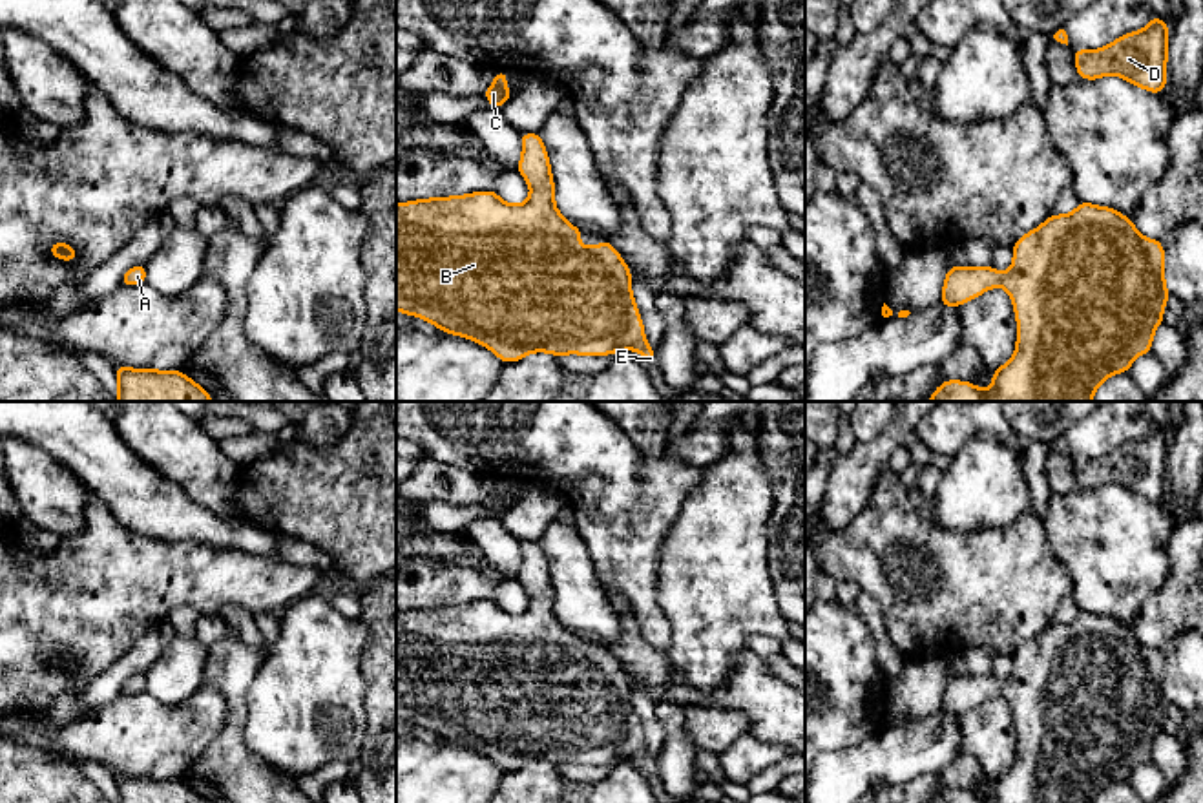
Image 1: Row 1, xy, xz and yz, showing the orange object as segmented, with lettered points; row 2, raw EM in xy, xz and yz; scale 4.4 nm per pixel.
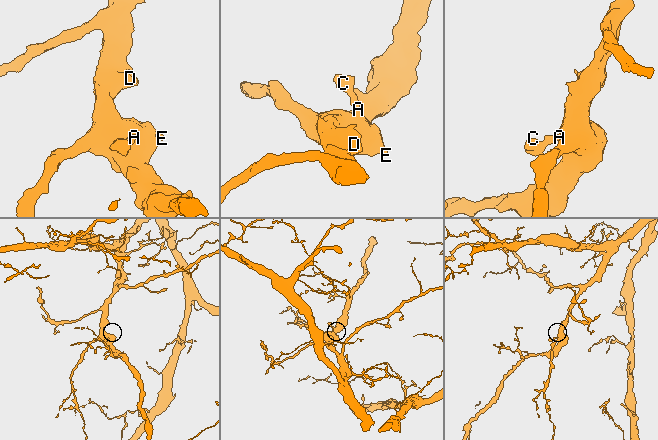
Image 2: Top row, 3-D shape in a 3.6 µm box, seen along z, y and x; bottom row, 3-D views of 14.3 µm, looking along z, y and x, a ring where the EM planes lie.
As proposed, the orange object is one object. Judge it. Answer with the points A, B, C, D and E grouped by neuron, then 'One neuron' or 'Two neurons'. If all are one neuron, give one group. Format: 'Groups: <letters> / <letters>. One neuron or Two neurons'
Groups: A B C D E. One neuron

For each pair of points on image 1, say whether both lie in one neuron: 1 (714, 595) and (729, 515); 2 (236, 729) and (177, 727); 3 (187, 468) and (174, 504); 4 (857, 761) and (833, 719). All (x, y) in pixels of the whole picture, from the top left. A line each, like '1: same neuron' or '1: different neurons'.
1: same neuron
2: different neurons
3: different neurons
4: different neurons

